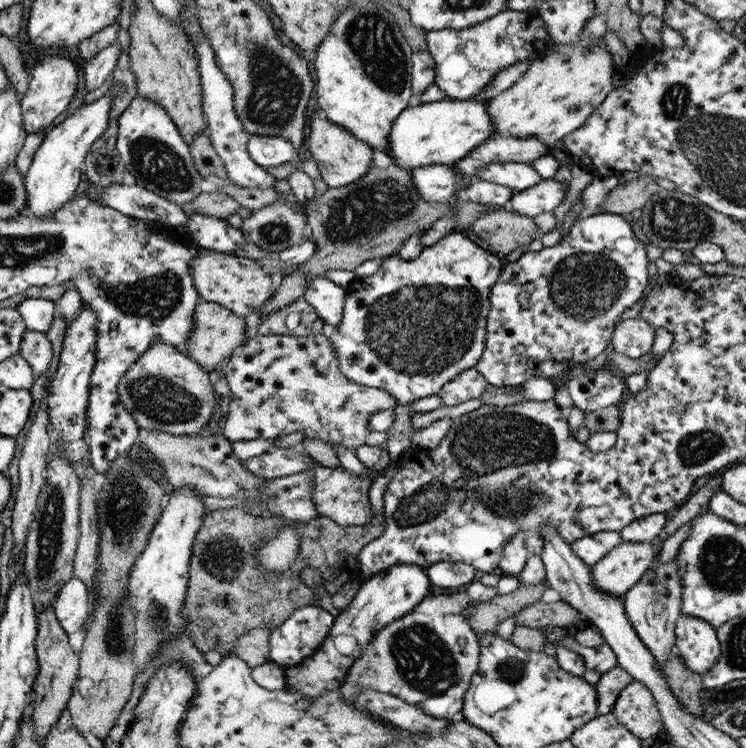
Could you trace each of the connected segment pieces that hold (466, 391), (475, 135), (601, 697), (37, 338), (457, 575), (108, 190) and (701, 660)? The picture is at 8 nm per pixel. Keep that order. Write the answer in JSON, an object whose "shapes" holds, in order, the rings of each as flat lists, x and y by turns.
{"shapes":[[[474,367,468,368,445,383,436,394,443,406,453,406,459,402,479,397,489,386]],[[441,99,408,106,391,122,387,136,387,156,403,170,433,164,449,165,479,146,483,140,498,136,493,132,485,103,475,100]],[[617,664,600,674,598,681,594,684,597,692,596,710,599,715,610,713,619,692,621,692,632,679,631,675]],[[25,330,19,340,18,356,21,356,32,368,34,377,43,374,47,366,52,362,52,342,42,332]],[[450,560,430,564,425,568,425,573,431,586,435,585,442,589,457,588,461,584,471,583,479,575,472,566]],[[109,185,99,189,99,198,105,206,117,212,149,222,162,222,167,227,186,224,189,215,180,210,180,206,157,196,137,185]],[[680,613,675,621,675,647,685,667,703,676,703,673,715,663,720,653,720,645,714,626]]]}

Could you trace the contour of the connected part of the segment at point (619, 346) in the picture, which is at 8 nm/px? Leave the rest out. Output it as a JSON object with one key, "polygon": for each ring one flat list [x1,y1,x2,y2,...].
{"polygon":[[629,318,614,325,608,340,617,354,638,359,648,354,653,345,654,327,643,318]]}

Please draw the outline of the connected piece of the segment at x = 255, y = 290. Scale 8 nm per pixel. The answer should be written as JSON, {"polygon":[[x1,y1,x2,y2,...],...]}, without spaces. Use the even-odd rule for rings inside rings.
{"polygon":[[200,248,200,254,189,264,189,270,200,301,221,305,242,318,261,310,276,290,267,272,247,258]]}

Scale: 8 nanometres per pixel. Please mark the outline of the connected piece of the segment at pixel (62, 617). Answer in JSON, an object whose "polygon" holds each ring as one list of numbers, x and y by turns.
{"polygon":[[72,576,59,588,52,608,59,626,66,634,79,631,91,610,87,587]]}

